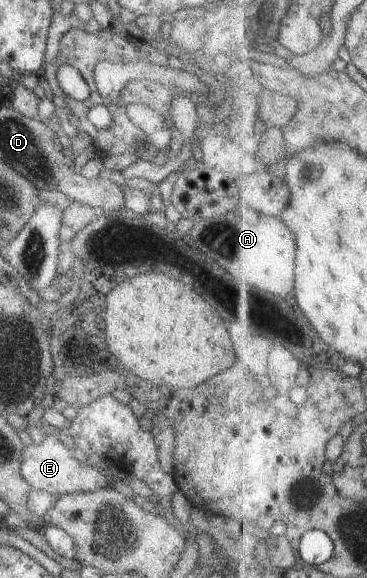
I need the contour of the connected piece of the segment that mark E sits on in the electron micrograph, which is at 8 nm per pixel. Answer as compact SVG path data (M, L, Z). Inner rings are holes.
M49 435L40 444L25 446L19 471L32 489L41 489L59 496L97 491L111 484L109 477L105 476L103 471L88 465L87 462L79 462L71 455L71 450L53 435Z

